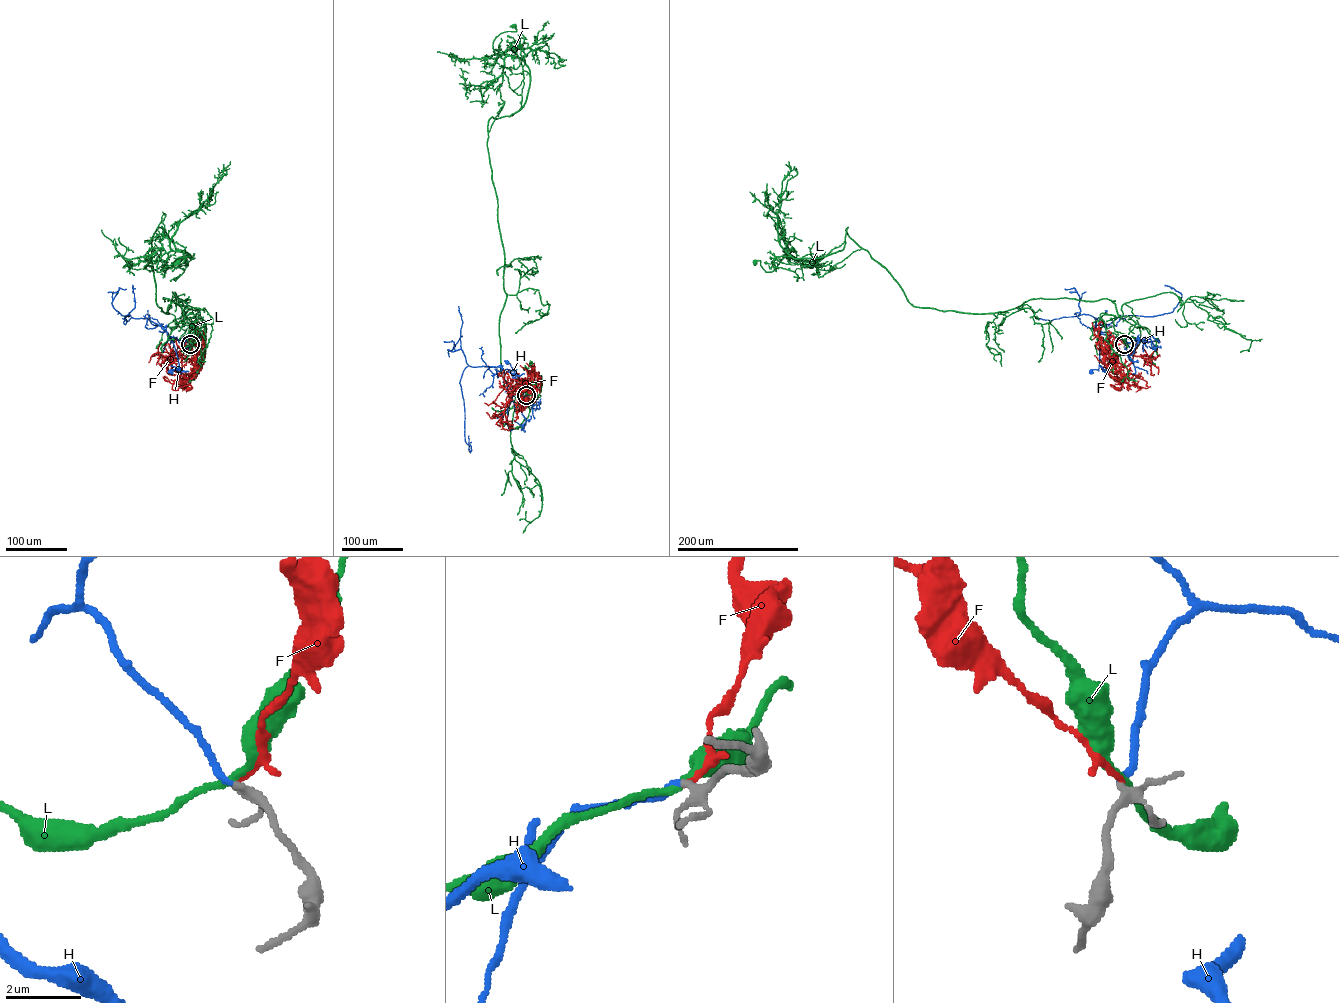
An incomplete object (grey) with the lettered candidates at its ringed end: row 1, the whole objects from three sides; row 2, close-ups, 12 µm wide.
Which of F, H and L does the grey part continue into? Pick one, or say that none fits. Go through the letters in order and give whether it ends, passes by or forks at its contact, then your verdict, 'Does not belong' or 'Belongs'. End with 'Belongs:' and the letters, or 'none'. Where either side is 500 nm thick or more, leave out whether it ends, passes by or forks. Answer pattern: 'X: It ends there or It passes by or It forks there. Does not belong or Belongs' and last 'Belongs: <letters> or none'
F: It passes by. Does not belong
H: It ends there. Belongs
L: It passes by. Does not belong
Belongs: H

